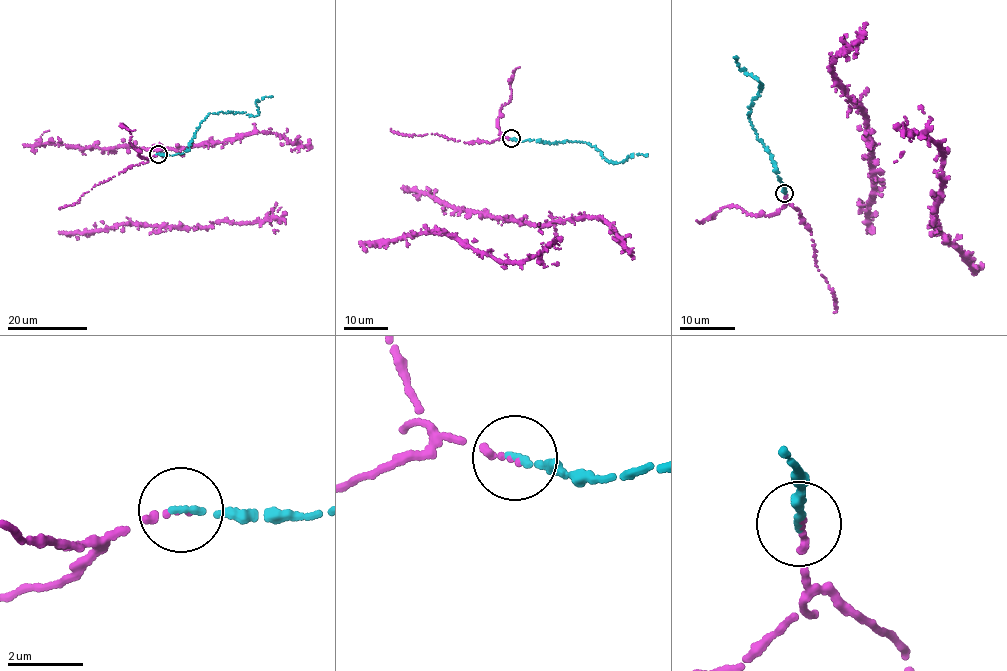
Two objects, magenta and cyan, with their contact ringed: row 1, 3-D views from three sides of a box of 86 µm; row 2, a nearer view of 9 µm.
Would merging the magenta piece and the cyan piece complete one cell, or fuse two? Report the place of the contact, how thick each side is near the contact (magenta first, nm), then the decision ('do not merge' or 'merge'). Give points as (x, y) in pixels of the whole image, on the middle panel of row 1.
at (511, 138); 140 nm thick on the magenta side, 170 nm on the other; merge

